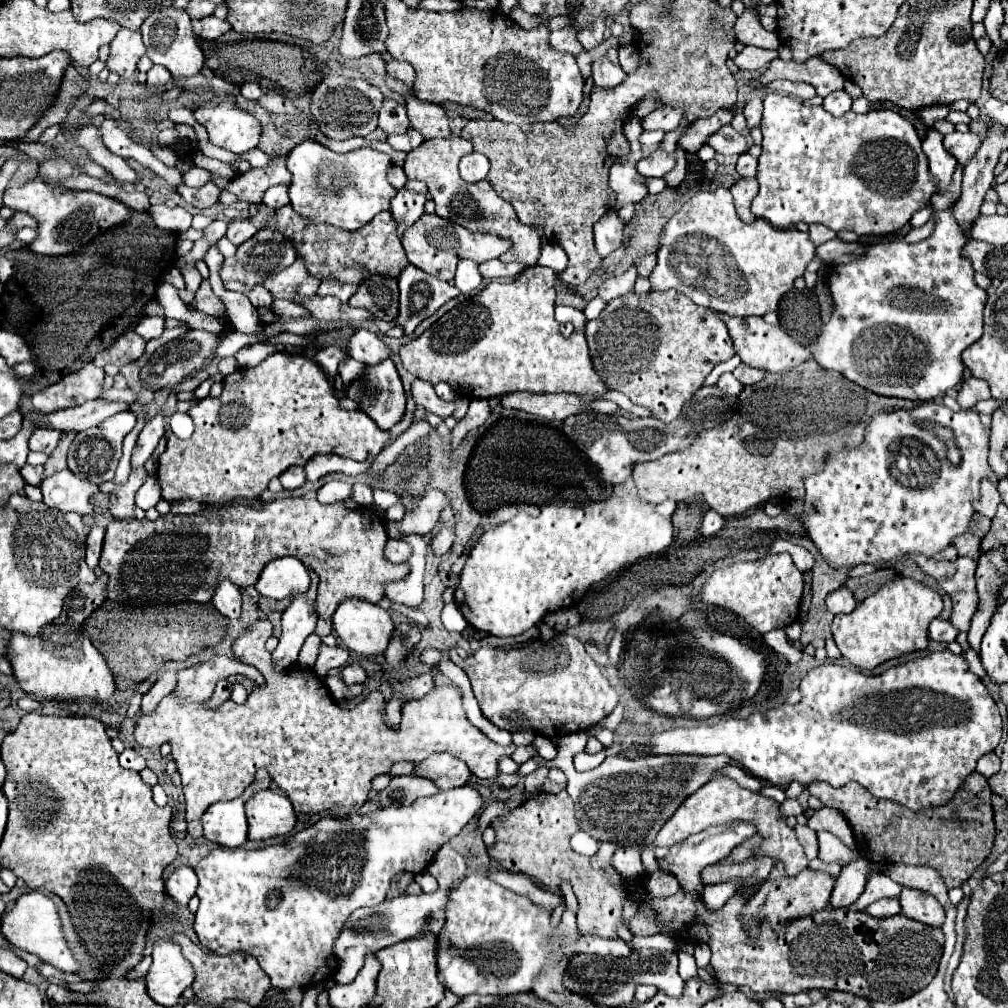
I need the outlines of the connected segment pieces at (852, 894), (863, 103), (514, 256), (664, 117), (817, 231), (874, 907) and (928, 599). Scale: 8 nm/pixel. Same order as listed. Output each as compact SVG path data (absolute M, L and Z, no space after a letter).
M857 858L851 864L843 866L841 874L837 876L837 884L835 890L831 894L831 908L845 908L851 906L865 890L867 884L867 868L869 868L869 860L865 858Z
M859 96L859 98L853 100L853 112L865 114L869 110L875 110L875 102L871 102L867 96Z
M451 132L447 138L425 140L419 148L411 150L403 164L403 170L405 170L407 178L423 180L427 184L429 194L437 206L435 214L471 230L471 232L495 232L497 236L511 240L513 246L499 258L501 262L527 262L527 266L535 266L539 252L541 252L541 236L539 236L537 228L523 224L517 218L515 208L507 200L503 200L491 188L489 182L481 180L481 182L469 184L459 176L459 160L469 152L473 152L473 144Z
M659 106L653 110L649 116L643 118L643 128L645 130L665 130L671 132L675 130L683 120L683 108L673 108L673 106Z
M811 224L811 226L809 226L809 238L819 246L819 244L823 244L823 242L835 238L835 232L823 228L821 224Z
M881 898L881 900L873 902L871 906L867 906L865 912L875 916L875 918L887 918L887 916L899 914L901 912L901 904L899 904L897 898Z
M897 576L895 580L883 584L875 594L867 596L851 614L835 616L831 624L833 640L837 642L843 658L863 670L873 670L885 660L925 650L929 642L927 628L941 608L943 600L935 588L929 588L913 578Z

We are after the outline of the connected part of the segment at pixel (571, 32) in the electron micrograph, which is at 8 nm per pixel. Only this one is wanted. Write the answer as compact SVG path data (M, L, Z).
M565 26L565 28L561 28L561 30L555 30L553 34L551 34L551 46L555 48L555 50L559 50L559 52L569 52L569 54L573 54L573 56L577 56L581 50L583 50L583 46L579 46L579 40L577 40L577 30L575 28L571 28L571 26Z

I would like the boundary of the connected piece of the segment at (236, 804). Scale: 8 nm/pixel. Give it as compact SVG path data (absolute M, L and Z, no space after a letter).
M245 796L231 802L217 802L203 814L205 838L227 848L237 848L247 842L247 816L243 810Z

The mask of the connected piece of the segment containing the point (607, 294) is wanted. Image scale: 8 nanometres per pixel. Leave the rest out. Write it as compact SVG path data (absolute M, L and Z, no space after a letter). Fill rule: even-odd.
M631 266L631 268L625 270L623 274L613 276L613 278L607 278L607 280L599 286L599 296L601 296L603 300L607 300L607 302L613 300L613 298L617 298L617 296L623 296L623 294L627 294L627 292L633 290L635 278L637 278L637 268Z

